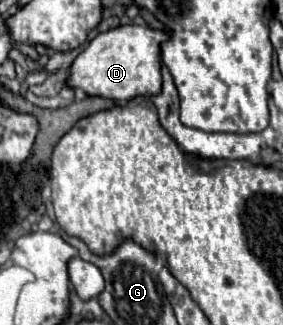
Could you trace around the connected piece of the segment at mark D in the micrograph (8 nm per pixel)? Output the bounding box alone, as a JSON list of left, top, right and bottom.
[66,25,168,103]

